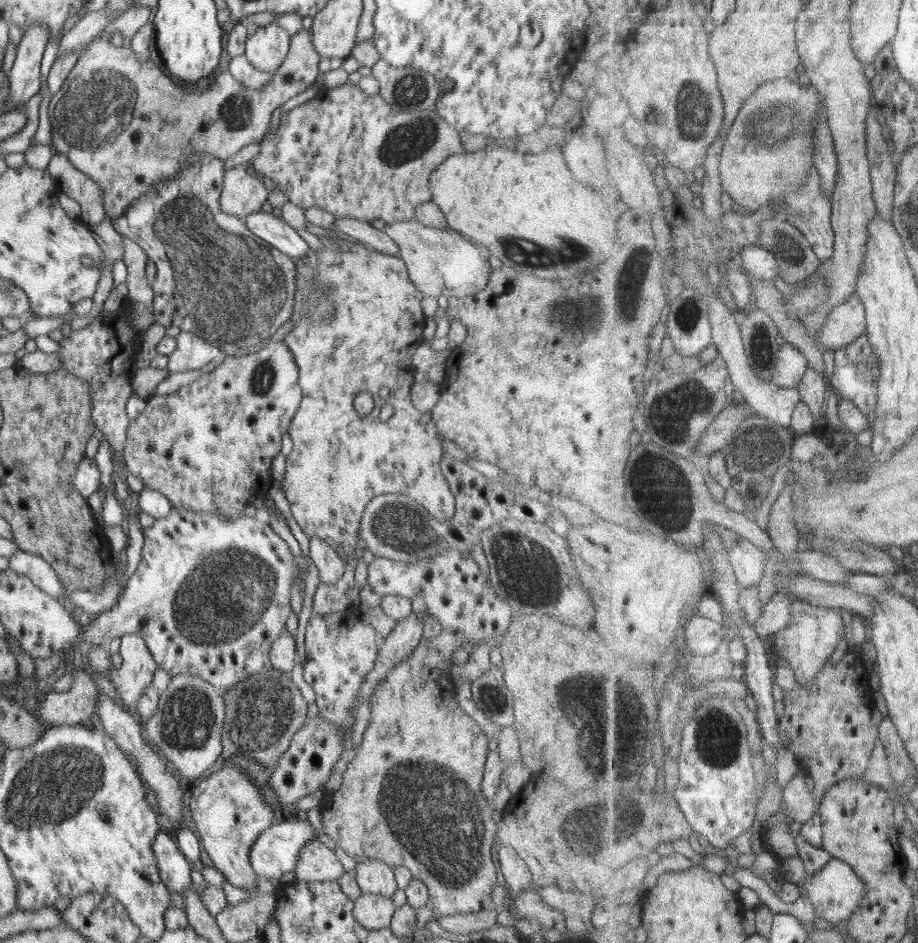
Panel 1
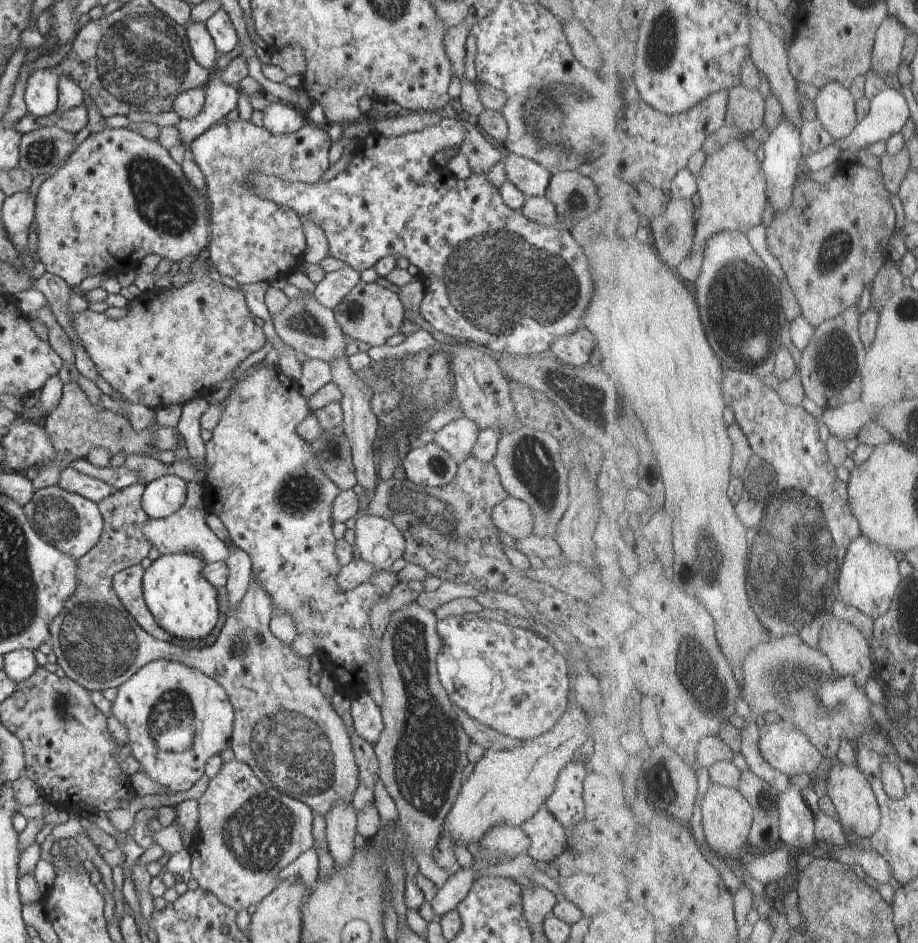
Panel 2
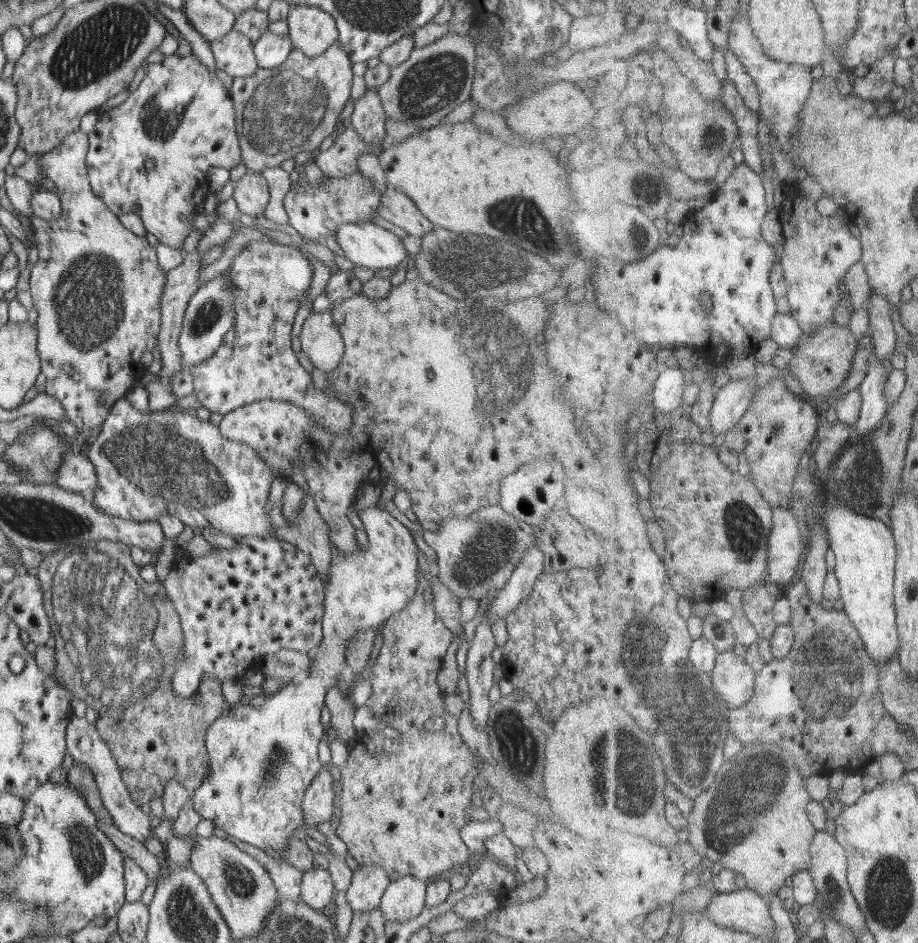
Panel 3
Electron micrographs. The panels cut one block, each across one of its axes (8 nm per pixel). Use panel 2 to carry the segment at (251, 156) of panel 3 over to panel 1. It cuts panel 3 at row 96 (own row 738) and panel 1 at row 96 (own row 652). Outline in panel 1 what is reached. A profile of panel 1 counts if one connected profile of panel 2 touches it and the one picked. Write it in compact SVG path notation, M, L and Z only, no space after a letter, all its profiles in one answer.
M304 30L291 38L284 63L264 86L257 89L244 86L226 69L206 90L203 86L198 90L174 84L150 60L140 61L126 50L126 46L112 46L106 33L100 37L92 39L92 44L84 50L84 54L90 56L90 70L112 70L124 74L132 80L138 100L150 100L150 104L134 106L132 124L118 138L120 150L108 152L108 158L102 160L102 150L90 154L88 148L74 148L76 160L84 158L82 164L74 166L102 187L105 213L111 220L122 218L128 206L148 192L153 184L175 178L185 166L189 166L195 152L206 152L207 163L213 159L229 163L244 146L253 141L260 143L268 131L274 110L297 94L306 92L315 83L322 60L314 49L310 32Z

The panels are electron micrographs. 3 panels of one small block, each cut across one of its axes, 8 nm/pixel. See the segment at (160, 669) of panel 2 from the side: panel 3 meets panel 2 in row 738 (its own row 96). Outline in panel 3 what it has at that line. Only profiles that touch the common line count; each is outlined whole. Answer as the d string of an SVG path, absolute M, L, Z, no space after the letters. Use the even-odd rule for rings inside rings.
M174 53L164 56L162 62L159 64L148 64L148 73L146 73L141 83L138 84L136 90L131 92L128 98L119 106L112 108L110 111L101 111L94 130L90 132L87 137L89 138L89 149L87 150L85 163L93 193L98 198L101 198L102 202L104 202L114 214L123 215L136 209L142 217L142 222L147 232L154 234L160 243L172 249L182 250L185 239L189 237L191 228L184 219L186 219L186 217L193 218L195 214L202 213L203 211L205 198L210 191L208 168L210 168L210 166L217 166L230 170L238 166L241 162L241 148L239 147L239 138L237 137L235 128L235 108L231 95L224 87L222 81L216 77L216 73L206 69L206 66L200 63L200 59L193 55L186 56L185 58L184 56L178 56L178 54ZM146 158L154 158L154 162L156 162L154 168L146 168L144 165Z

